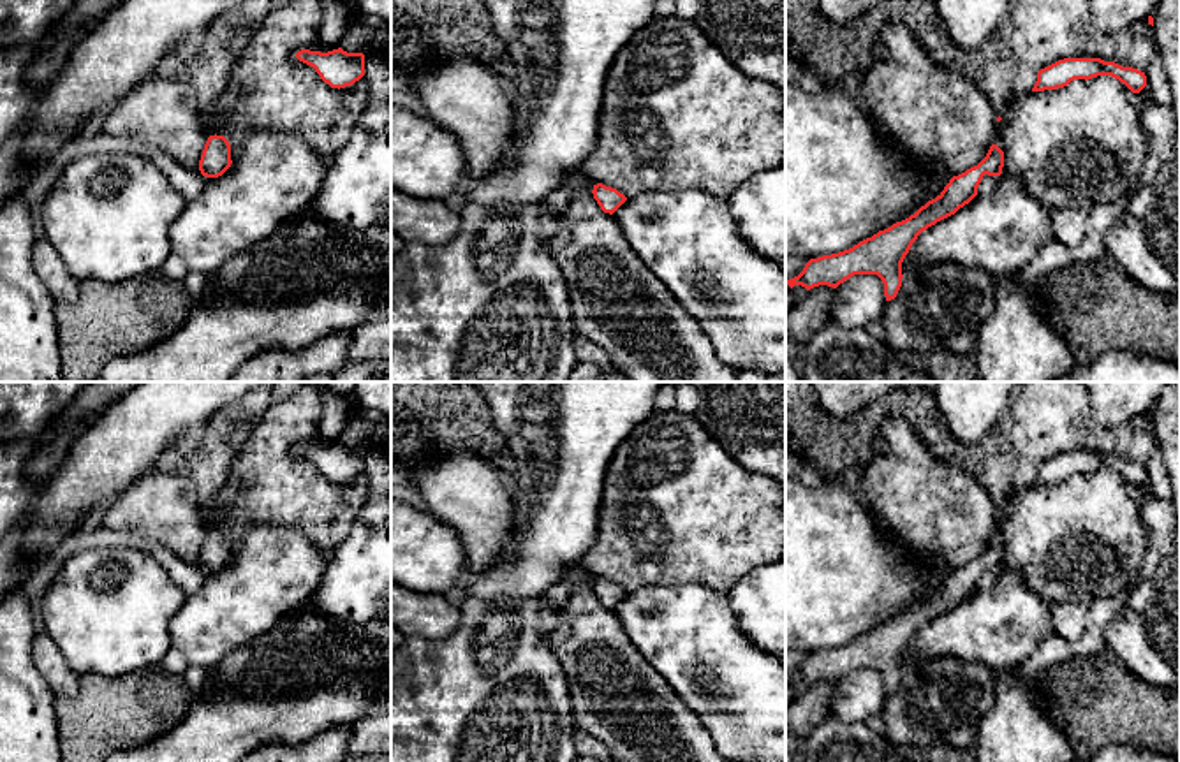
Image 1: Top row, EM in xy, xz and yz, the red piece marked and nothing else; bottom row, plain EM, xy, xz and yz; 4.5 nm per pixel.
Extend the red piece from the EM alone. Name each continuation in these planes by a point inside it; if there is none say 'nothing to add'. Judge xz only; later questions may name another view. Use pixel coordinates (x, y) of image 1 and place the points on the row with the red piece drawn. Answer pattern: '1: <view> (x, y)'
nothing to add

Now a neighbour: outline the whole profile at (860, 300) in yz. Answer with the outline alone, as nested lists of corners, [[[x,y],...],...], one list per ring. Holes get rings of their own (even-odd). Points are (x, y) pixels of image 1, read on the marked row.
[[[854,275],[835,289],[830,320],[859,329],[882,320],[886,304],[884,283],[877,275]]]

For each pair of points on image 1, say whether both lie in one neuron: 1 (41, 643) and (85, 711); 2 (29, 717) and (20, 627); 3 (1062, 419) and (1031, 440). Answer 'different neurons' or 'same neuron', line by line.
1: different neurons
2: same neuron
3: same neuron

